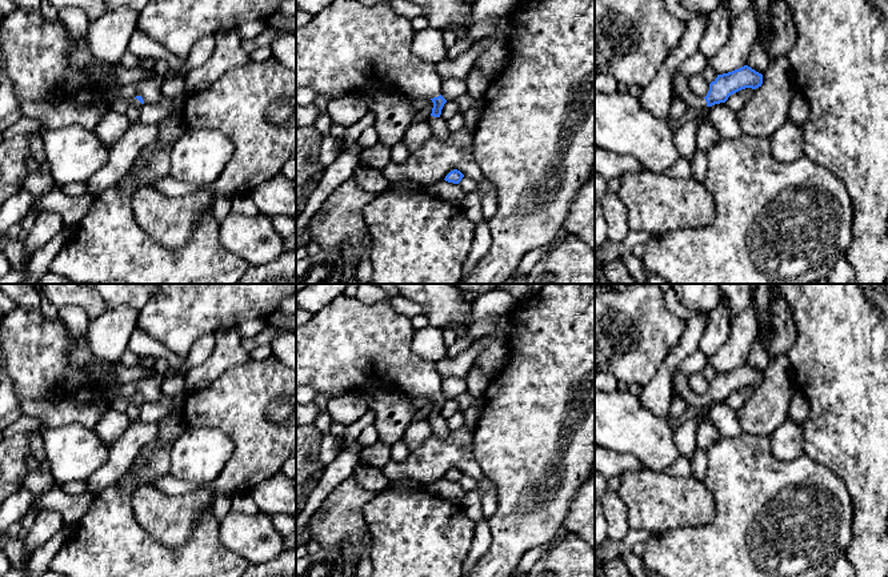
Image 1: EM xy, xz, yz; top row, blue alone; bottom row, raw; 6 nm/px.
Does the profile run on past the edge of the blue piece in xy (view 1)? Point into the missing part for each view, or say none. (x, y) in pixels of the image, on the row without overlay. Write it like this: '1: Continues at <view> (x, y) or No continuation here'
1: Continues at xy (39, 355)

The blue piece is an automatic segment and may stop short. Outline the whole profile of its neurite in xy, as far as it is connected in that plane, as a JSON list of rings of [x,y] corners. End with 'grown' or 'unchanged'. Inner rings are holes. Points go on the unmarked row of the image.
[[[17,305],[4,314],[0,324],[0,349],[4,353],[0,357],[0,369],[5,368],[19,397],[41,400],[47,390],[57,389],[65,398],[97,388],[105,394],[111,408],[119,412],[127,412],[129,405],[140,406],[144,402],[141,394],[124,397],[120,393],[121,382],[115,373],[96,368],[101,360],[92,353],[87,334],[72,337],[60,317],[48,320],[40,309],[28,310]]]; grown

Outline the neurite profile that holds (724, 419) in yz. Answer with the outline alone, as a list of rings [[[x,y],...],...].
[[[725,401],[715,402],[708,413],[708,422],[720,433],[720,437],[735,438],[743,434],[737,413]]]

